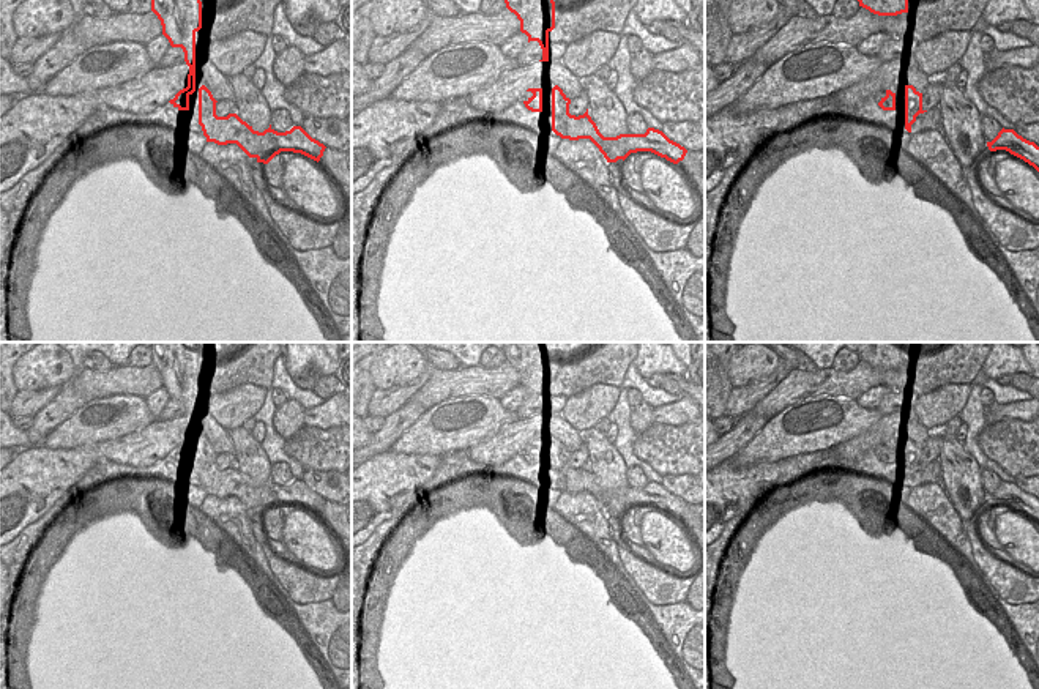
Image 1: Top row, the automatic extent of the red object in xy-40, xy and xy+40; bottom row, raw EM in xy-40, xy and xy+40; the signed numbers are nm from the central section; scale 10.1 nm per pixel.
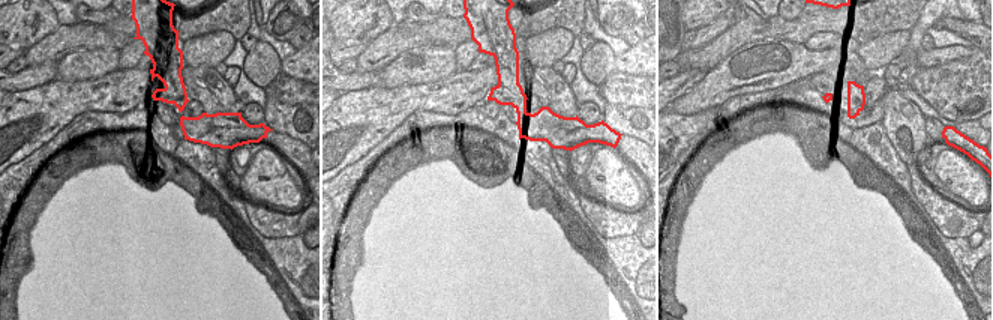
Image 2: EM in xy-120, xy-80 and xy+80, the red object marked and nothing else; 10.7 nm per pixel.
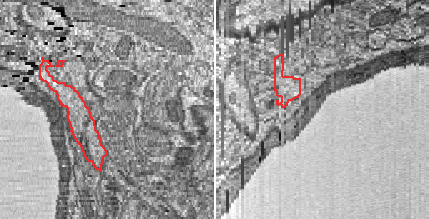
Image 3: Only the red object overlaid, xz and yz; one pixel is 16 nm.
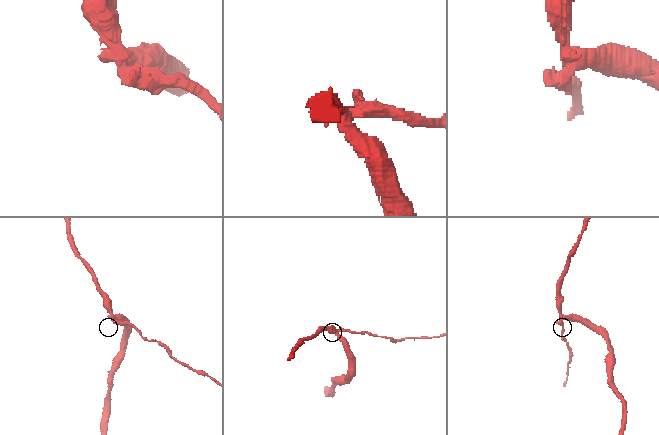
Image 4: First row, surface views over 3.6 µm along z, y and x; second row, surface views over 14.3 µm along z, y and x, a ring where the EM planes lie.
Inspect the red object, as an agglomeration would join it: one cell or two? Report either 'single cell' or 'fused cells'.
fused cells

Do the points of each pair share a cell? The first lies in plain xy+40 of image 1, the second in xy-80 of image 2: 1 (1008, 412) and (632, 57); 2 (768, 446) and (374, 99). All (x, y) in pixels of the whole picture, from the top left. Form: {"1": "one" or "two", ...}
{"1": "one", "2": "two"}

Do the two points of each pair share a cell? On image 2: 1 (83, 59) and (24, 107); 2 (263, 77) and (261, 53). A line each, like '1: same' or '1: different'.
1: different
2: same

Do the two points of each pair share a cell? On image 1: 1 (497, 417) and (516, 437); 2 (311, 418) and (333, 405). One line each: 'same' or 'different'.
1: different
2: same

